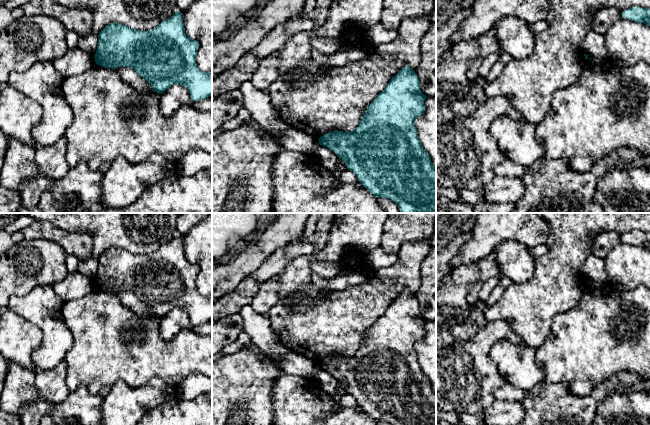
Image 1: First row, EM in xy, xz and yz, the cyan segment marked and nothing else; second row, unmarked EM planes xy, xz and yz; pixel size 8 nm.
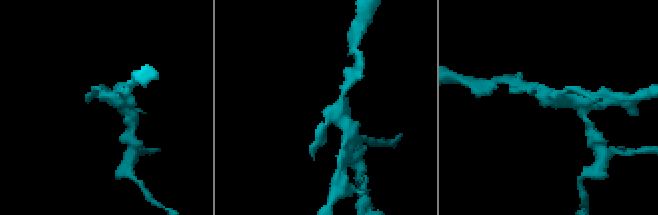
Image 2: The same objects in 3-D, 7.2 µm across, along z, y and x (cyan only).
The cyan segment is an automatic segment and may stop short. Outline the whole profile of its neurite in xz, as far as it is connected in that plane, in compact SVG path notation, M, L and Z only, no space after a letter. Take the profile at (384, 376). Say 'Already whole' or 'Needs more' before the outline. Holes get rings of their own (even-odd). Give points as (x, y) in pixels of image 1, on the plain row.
Already whole. M405 290L394 301L392 301L385 313L380 316L375 324L367 331L367 334L362 339L359 349L353 355L332 355L330 357L326 357L318 363L319 368L329 372L339 381L339 383L342 383L347 393L352 395L358 405L377 422L388 422L391 425L436 425L436 392L432 388L429 378L423 372L414 348L415 343L421 340L425 335L424 325L426 321L427 320L420 314L420 305L415 295L408 290Z

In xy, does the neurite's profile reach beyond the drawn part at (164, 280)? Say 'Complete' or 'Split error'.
Complete

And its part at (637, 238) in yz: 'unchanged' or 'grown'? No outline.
unchanged

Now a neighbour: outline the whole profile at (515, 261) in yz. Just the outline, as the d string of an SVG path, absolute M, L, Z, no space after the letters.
M505 241L496 246L493 258L502 277L514 283L526 283L534 275L536 258L524 244Z

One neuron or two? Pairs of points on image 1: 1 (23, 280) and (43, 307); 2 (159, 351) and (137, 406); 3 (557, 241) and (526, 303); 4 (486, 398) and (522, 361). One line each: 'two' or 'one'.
1: two
2: two
3: one
4: two

